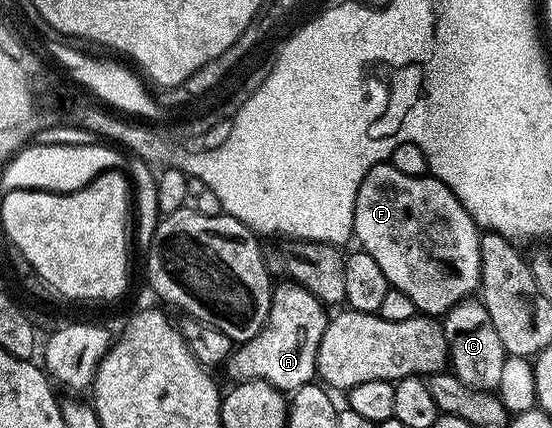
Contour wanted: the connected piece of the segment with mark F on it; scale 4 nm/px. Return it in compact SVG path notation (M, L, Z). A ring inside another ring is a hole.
M384 162L377 166L373 166L373 170L369 170L369 174L365 174L365 178L357 190L357 202L355 203L355 231L353 236L356 241L359 239L358 247L371 255L377 262L377 266L381 266L381 270L385 274L385 278L390 287L401 290L405 294L409 294L409 298L413 298L416 309L418 309L420 313L428 316L436 318L442 317L454 304L461 303L462 300L476 295L479 287L479 275L481 274L480 235L481 232L476 225L475 218L468 214L465 210L465 206L461 206L461 202L453 194L453 190L449 190L449 186L445 186L442 179L436 178L430 174L425 176L401 174L401 170L397 170L390 162Z

